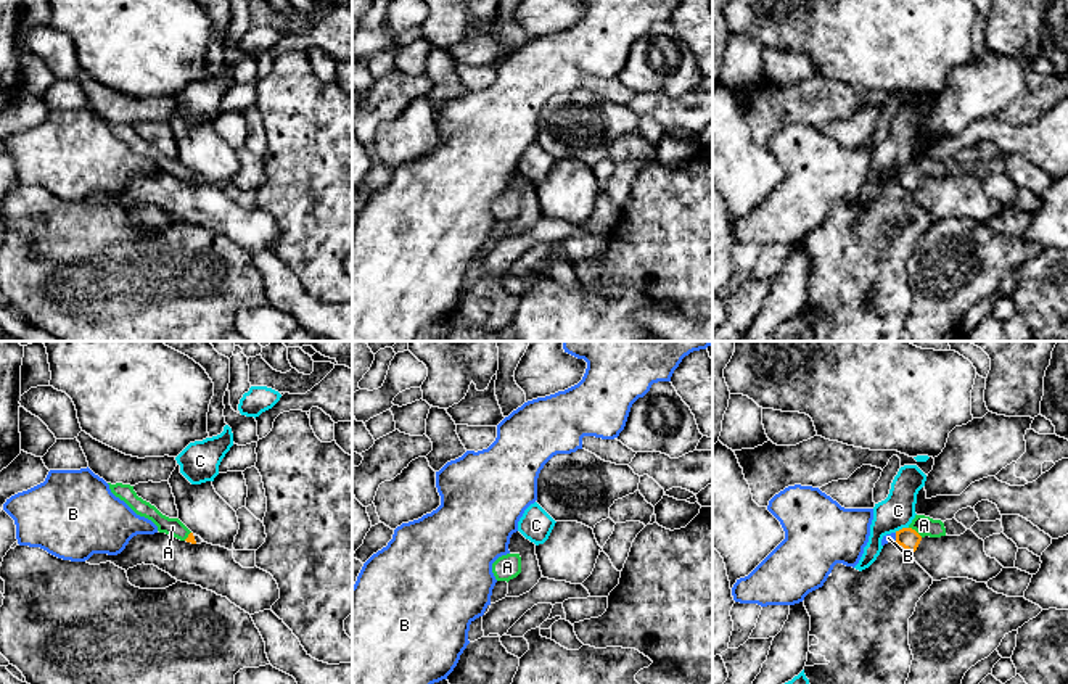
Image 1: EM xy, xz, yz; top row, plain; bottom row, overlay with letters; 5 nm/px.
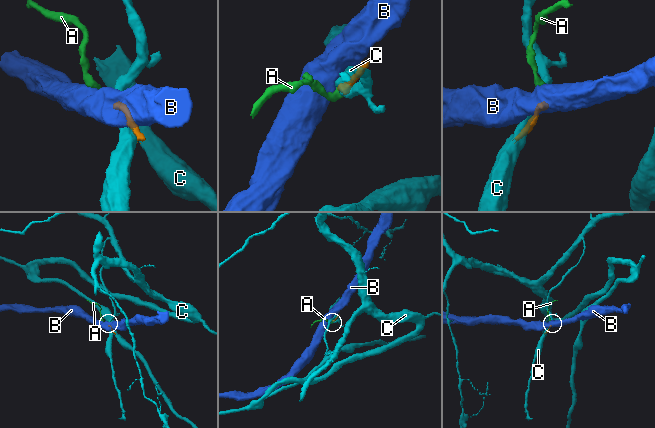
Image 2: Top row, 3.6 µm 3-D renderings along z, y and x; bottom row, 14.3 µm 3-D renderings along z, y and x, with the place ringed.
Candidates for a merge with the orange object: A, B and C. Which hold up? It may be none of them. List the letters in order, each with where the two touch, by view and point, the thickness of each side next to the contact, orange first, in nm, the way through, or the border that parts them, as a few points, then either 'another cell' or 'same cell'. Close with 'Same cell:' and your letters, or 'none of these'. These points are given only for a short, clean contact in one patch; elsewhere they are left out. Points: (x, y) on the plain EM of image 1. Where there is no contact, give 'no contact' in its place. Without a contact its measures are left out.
A: yz (914, 169) | 100/100 nm | across yz (907, 177), (914, 169), (924, 164) | same cell
B: yz (896, 176) | 100/50 nm | along yz (895, 173), (896, 179) | another cell
C: yz (903, 168) | 100/170 nm | another cell
Same cell: A

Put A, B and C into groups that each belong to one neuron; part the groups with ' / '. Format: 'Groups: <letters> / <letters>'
Groups: A / B / C

